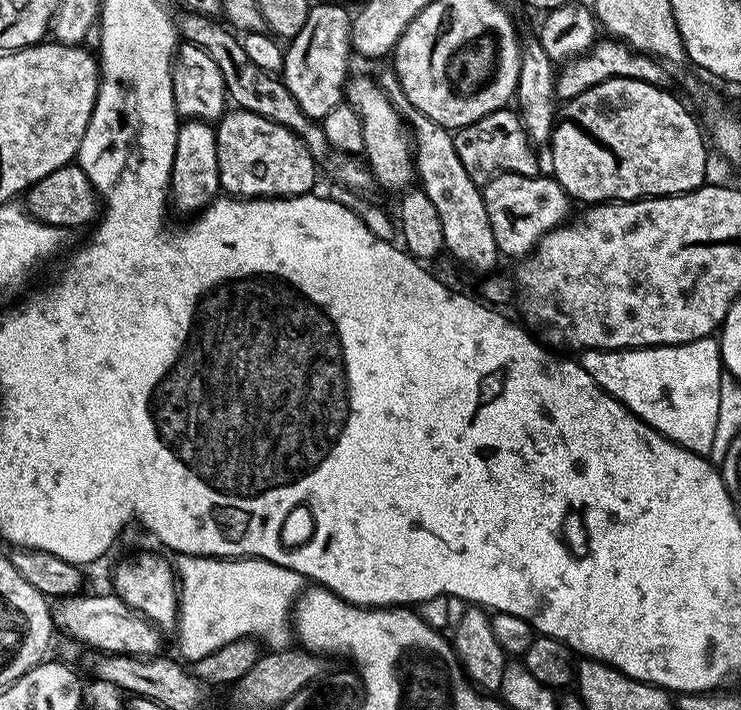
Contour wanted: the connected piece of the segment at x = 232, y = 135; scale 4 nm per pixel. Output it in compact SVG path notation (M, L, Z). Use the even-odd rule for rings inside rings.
M236 108L225 112L215 125L215 129L220 187L229 197L306 196L317 187L318 161L310 154L310 150L306 150L306 142L302 142L302 138L298 138L298 134L294 134L286 126L280 126L278 122L270 122L270 118L262 118L262 114L250 114L246 110Z

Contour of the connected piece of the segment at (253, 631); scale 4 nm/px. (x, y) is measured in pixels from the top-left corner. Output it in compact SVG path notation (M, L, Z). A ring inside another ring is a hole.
M181 555L175 561L174 567L178 577L178 599L180 601L178 633L180 632L181 654L179 655L188 662L226 646L226 642L261 638L260 636L267 634L268 628L282 625L284 612L293 611L300 593L306 588L305 577L299 576L286 566L278 566L269 560Z

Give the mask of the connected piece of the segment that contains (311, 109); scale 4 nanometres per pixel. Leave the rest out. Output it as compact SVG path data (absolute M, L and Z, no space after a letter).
M313 3L308 10L308 17L298 30L296 36L291 37L290 43L284 48L284 70L282 79L286 90L294 94L294 102L302 106L302 114L306 114L311 120L320 122L330 110L334 110L345 99L345 85L350 79L348 72L348 56L350 57L350 44L352 39L352 16L340 4L316 4Z

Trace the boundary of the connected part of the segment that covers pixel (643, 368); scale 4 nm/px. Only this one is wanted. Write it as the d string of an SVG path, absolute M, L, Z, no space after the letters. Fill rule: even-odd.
M705 338L689 344L662 344L655 348L589 348L581 356L584 357L579 357L578 363L588 371L594 383L627 406L639 420L692 452L711 453L714 429L718 426L718 394L722 379L719 339Z

